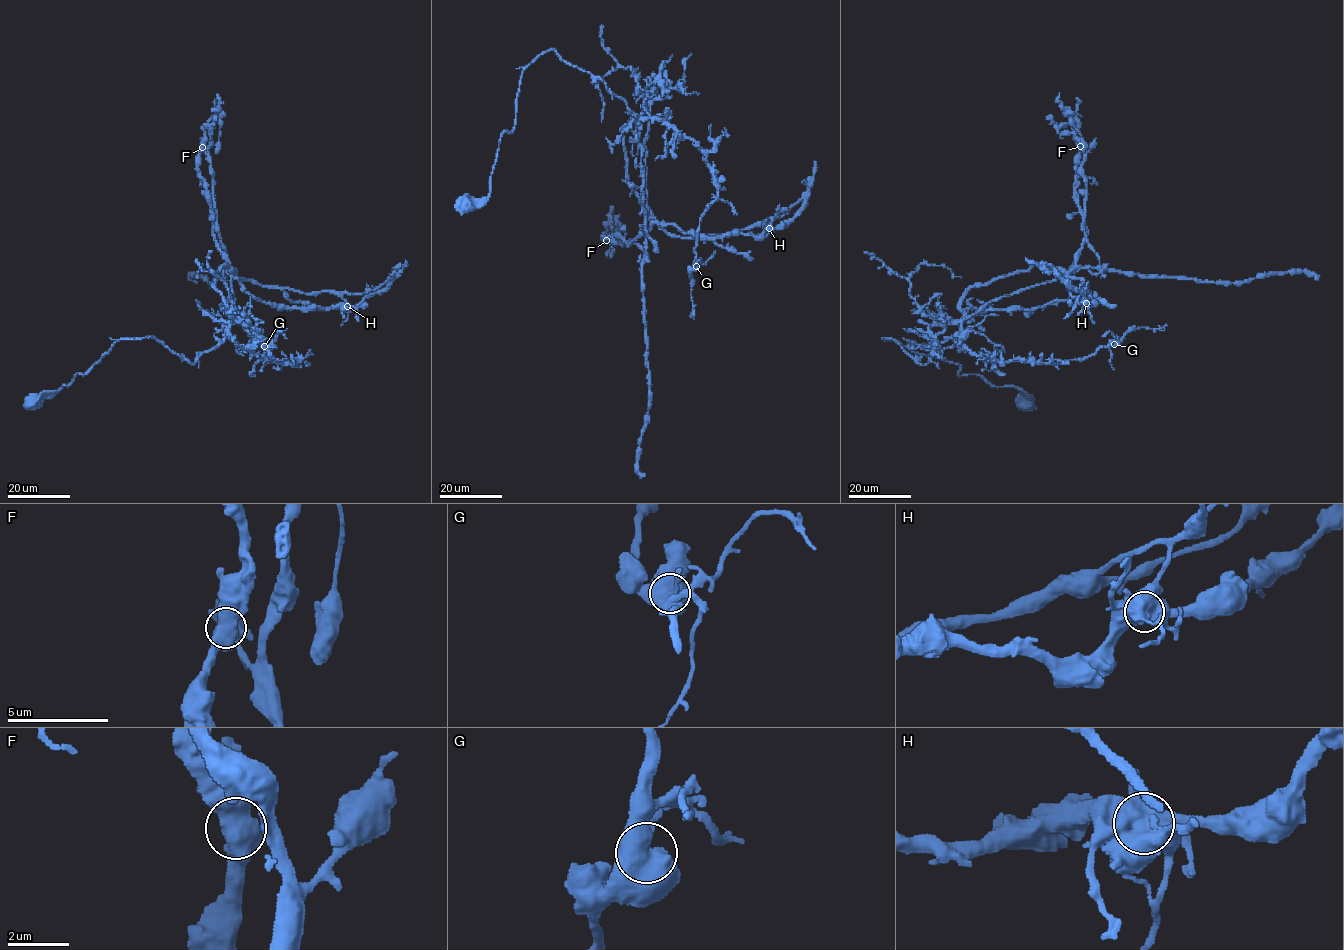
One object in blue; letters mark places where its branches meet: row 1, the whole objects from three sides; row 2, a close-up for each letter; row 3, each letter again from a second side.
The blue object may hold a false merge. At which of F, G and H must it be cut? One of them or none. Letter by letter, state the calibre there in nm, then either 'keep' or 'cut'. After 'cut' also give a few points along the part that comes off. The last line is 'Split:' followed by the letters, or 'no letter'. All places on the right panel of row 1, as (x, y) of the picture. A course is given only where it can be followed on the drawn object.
F: calibre 600 nm; keep
G: calibre 600 nm; keep
H: calibre 700 nm; cut; course (1086, 303), (1076, 302), (1087, 285), (1064, 274), (1102, 267), (1215, 283), (1291, 272), (1311, 272), (1317, 280)
Split: H

